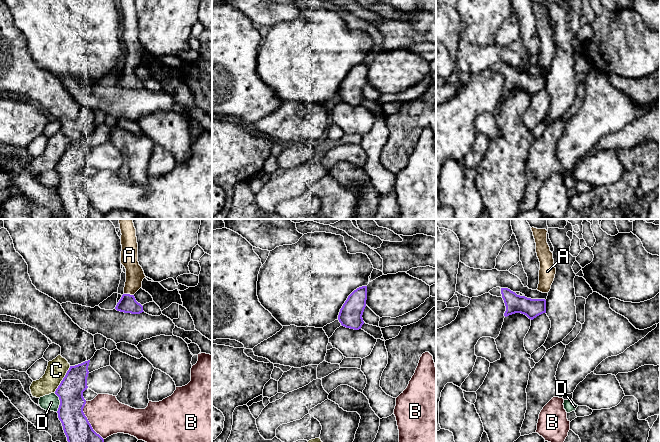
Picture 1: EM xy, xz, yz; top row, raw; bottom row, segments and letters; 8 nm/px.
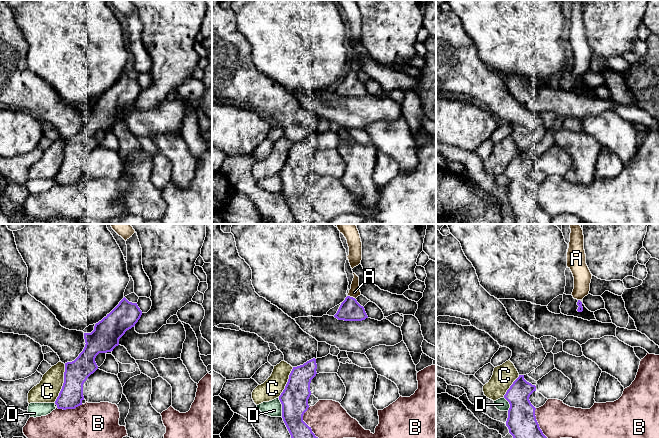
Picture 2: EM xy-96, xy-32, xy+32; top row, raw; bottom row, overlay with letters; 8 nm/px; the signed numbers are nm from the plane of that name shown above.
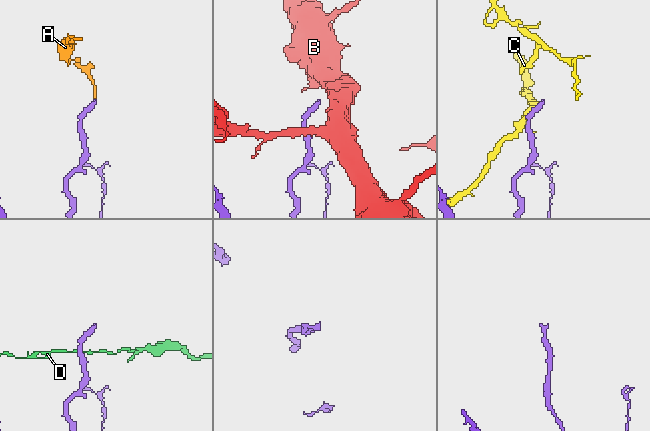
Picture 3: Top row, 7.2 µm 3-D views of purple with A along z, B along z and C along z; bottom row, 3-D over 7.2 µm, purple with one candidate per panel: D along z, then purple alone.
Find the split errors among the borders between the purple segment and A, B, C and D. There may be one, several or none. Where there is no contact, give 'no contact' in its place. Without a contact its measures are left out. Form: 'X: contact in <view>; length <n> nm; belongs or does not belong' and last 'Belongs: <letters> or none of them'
A: contact in xy; length 80 nm; belongs
B: contact in xy; length 340 nm; does not belong
C: contact in xy; length 260 nm; does not belong
D: contact in xy; length 150 nm; does not belong
Belongs: A

